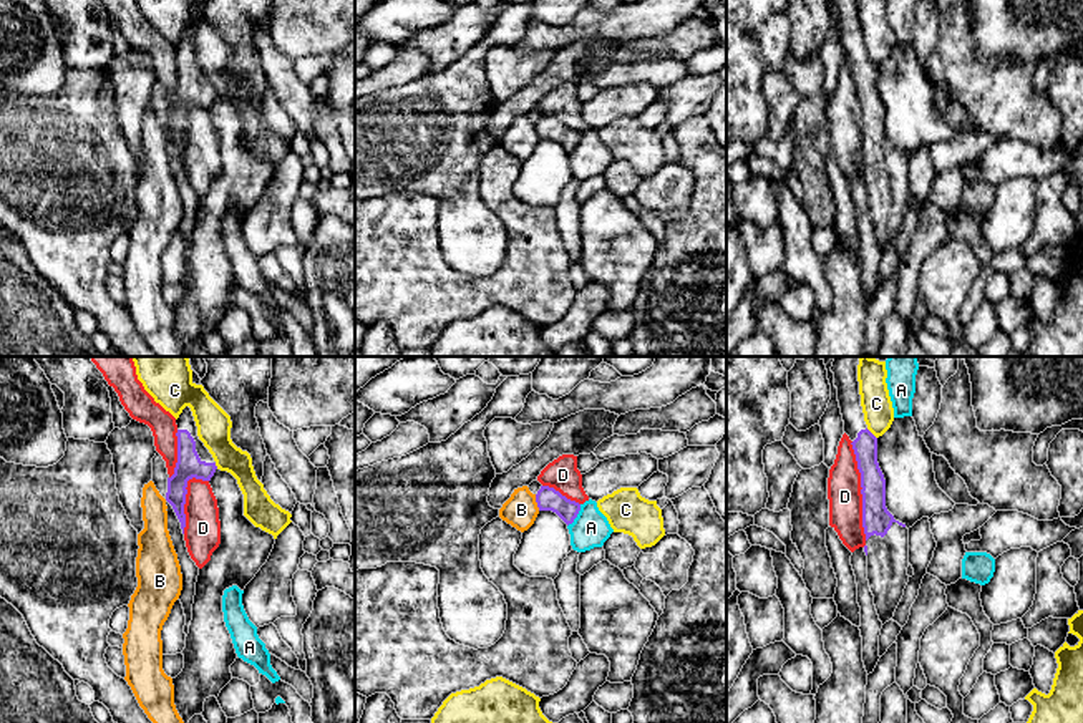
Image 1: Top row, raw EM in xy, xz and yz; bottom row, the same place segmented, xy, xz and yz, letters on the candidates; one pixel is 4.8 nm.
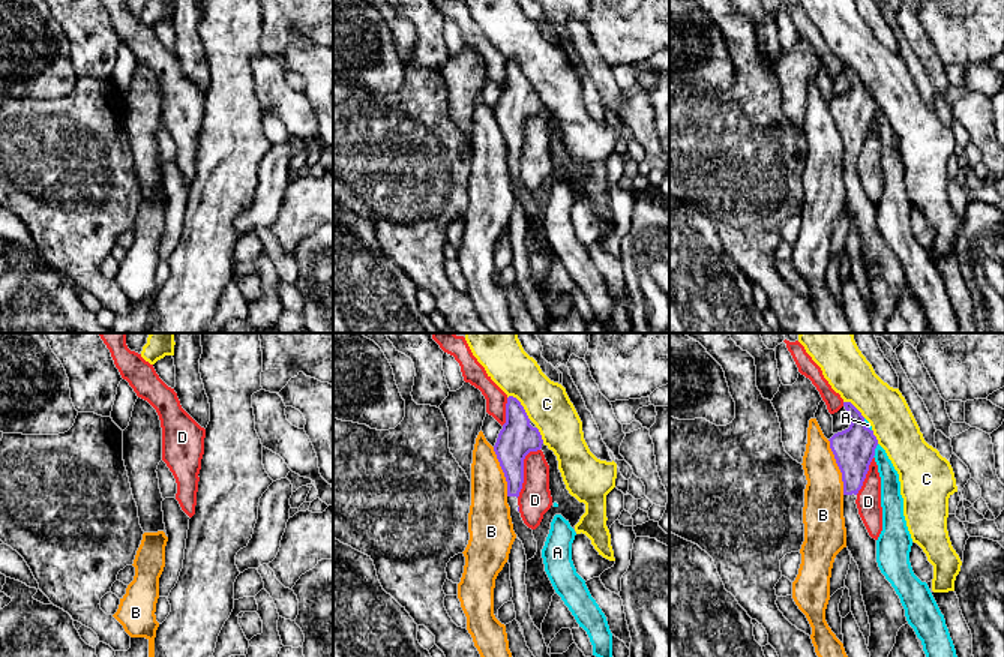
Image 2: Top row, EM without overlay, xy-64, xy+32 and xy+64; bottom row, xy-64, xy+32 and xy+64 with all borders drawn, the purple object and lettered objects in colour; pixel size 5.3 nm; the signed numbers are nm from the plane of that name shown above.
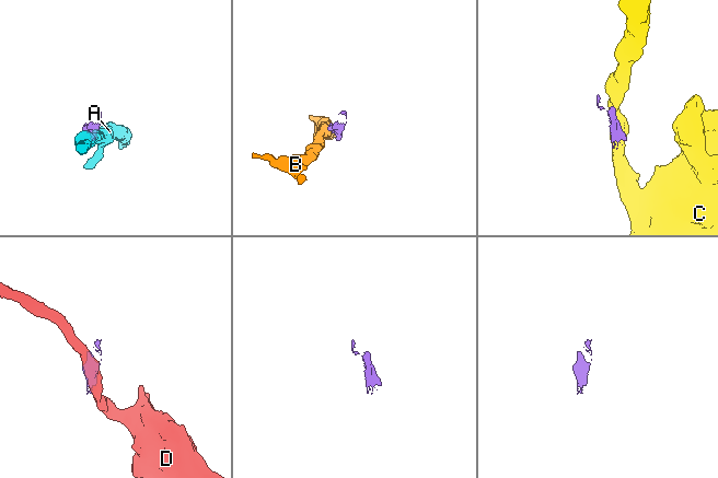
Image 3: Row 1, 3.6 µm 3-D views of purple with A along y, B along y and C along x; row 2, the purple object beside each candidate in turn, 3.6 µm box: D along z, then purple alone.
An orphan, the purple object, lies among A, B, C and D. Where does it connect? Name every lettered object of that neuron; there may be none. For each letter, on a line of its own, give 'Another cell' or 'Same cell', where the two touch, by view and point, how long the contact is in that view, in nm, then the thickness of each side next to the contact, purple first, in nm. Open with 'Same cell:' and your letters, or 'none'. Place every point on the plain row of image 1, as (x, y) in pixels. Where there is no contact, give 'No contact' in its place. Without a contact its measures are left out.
Same cell: none
A: Another cell. Touches purple at xz (576, 145). Shared border 130 nm. Thickness 110 nm (purple) against 180 nm
B: Another cell. Touches purple at xz (536, 130). Shared border 80 nm. Thickness 110 nm (purple) against 160 nm
C: Another cell. Touches purple at yz (871, 62). Shared border 80 nm. Thickness 120 nm (purple) against 150 nm
D: Another cell. Touches purple at yz (861, 120). Shared border 480 nm. Thickness 140 nm (purple) against 160 nm

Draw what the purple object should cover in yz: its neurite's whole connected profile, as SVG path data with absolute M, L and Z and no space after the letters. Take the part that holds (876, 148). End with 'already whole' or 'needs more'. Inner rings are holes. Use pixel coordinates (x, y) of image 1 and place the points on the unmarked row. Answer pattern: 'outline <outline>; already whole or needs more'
outline M833 0L838 30L844 50L844 61L852 70L852 78L861 101L862 156L866 163L864 181L867 184L867 209L874 224L874 234L882 254L892 249L894 240L909 211L909 158L894 148L886 136L886 108L877 91L877 66L867 58L861 35L857 0Z; needs more

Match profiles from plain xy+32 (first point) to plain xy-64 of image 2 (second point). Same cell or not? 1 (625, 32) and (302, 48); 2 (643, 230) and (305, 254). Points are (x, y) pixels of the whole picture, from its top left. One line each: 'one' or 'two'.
1: two
2: one

